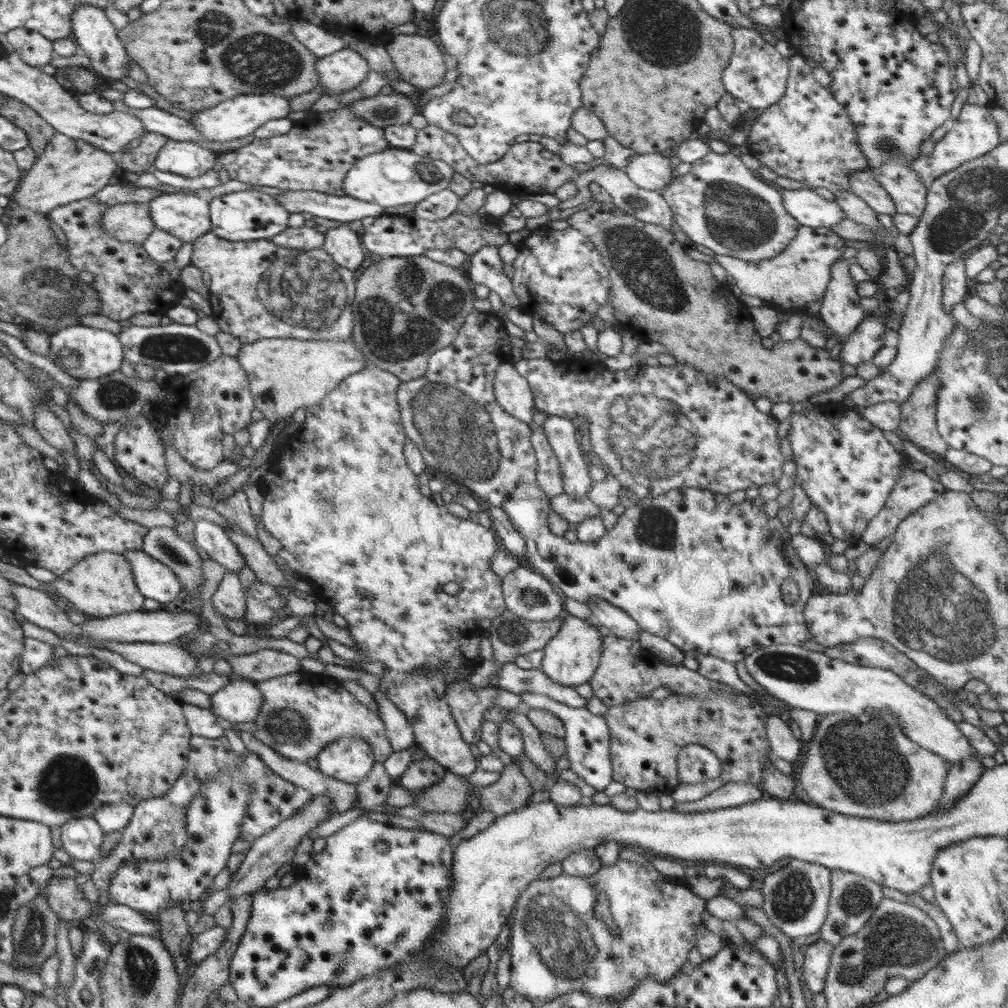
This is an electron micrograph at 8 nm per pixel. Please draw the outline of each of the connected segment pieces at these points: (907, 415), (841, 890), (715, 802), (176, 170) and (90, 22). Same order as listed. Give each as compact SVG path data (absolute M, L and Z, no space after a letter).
M932 370L928 378L912 388L910 398L900 405L902 417L898 433L930 456L944 458L949 447L936 428L938 387L938 376Z
M833 869L830 879L830 898L828 914L824 925L819 930L821 938L836 946L842 939L852 937L866 927L876 907L884 897L882 886L862 875Z
M730 782L696 802L667 802L667 805L676 812L704 812L752 803L762 799L763 793L762 788L752 784Z
M168 139L158 151L153 165L163 172L197 178L212 169L218 159L217 152L206 150L196 143Z
M78 4L70 15L70 24L72 24L72 38L79 46L79 51L90 58L89 66L96 74L115 80L121 80L122 76L128 74L130 57L116 34L114 24L106 17L104 8Z

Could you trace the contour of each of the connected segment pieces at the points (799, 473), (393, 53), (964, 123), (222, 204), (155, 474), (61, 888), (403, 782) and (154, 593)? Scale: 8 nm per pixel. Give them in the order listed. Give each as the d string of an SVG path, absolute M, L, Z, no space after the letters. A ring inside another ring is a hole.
M842 401L820 403L811 410L798 411L792 418L787 438L796 462L795 484L804 490L814 507L824 512L829 532L835 539L848 541L848 544L859 543L868 521L884 508L902 470L907 468L908 459L895 450L879 428L860 415L858 408L846 407Z
M418 34L394 35L385 49L404 82L425 89L444 82L448 69L444 50L435 38Z
M965 103L958 119L950 121L949 131L941 140L935 142L932 152L922 152L922 154L914 156L914 159L910 159L910 169L913 169L922 183L928 185L936 178L959 168L962 164L984 156L986 152L990 152L1001 142L1002 138L998 134L996 120L989 112L989 106Z
M246 190L244 192L232 192L224 194L220 198L214 198L209 204L211 230L209 231L218 239L229 242L249 242L252 240L271 240L288 227L289 214L279 206L275 197Z
M144 412L120 427L120 431L116 434L114 462L136 480L160 491L170 478L163 450L158 434L154 432Z
M51 877L46 886L49 907L61 919L80 920L95 914L95 908L72 877Z
M426 758L422 762L411 762L403 776L395 783L411 792L421 792L435 786L435 783L443 778L444 773L446 769L436 760Z
M130 549L124 553L124 558L132 568L140 594L145 598L152 598L160 604L166 604L178 598L182 584L166 564L158 562L142 549Z

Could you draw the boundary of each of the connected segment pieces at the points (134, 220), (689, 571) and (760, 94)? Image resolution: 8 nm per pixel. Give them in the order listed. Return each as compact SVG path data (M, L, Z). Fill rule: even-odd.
M147 204L115 205L101 215L103 232L120 243L142 245L155 230Z
M474 309L473 312L470 312L466 316L452 344L446 348L440 348L430 355L427 371L424 375L414 380L401 381L397 390L397 402L402 426L404 426L407 438L412 440L413 444L420 450L421 456L432 474L444 478L446 481L457 483L461 489L467 492L476 492L482 500L490 502L492 506L502 508L508 515L508 518L510 518L512 526L516 528L516 532L526 542L524 561L528 562L537 573L540 573L546 580L549 580L558 590L564 593L566 598L574 598L574 600L587 605L590 598L602 598L602 600L623 610L630 618L633 618L639 624L641 630L668 639L668 642L675 645L686 656L693 656L694 652L698 652L698 654L722 658L725 662L730 662L735 666L737 662L744 661L756 650L767 648L772 644L786 643L802 646L802 643L806 642L806 640L814 640L812 634L810 634L810 630L808 630L808 626L806 626L804 607L806 607L808 599L818 588L817 583L810 578L807 565L800 560L800 556L792 548L792 536L787 528L782 525L776 516L774 518L767 516L766 512L764 512L764 507L760 508L752 505L751 500L744 500L740 504L734 504L728 500L728 495L726 494L682 485L680 488L667 493L654 494L643 499L638 499L636 505L632 506L632 508L626 508L624 513L618 517L613 528L608 529L594 543L582 541L569 542L563 536L554 536L550 532L550 528L548 528L548 515L551 511L550 504L548 504L550 497L542 492L542 489L538 486L538 482L536 482L537 460L531 446L532 427L508 414L495 399L494 373L496 373L496 367L502 361L512 361L512 347L502 320L491 311L478 312L478 310ZM786 578L795 580L799 588L798 600L794 604L786 604L782 598L781 585Z
M738 26L732 28L732 54L722 73L722 82L728 93L750 105L750 108L764 110L778 102L786 93L790 74L790 57L776 51L775 46L766 42L756 29Z

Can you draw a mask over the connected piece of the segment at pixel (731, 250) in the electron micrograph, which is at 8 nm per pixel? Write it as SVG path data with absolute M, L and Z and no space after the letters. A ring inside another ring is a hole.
M708 151L706 156L694 161L689 173L662 189L660 195L668 204L672 219L680 225L693 244L702 245L716 255L730 256L743 261L760 261L782 252L794 238L797 229L802 226L785 212L779 189L775 184L764 182L756 172L746 168L740 160L739 153Z

